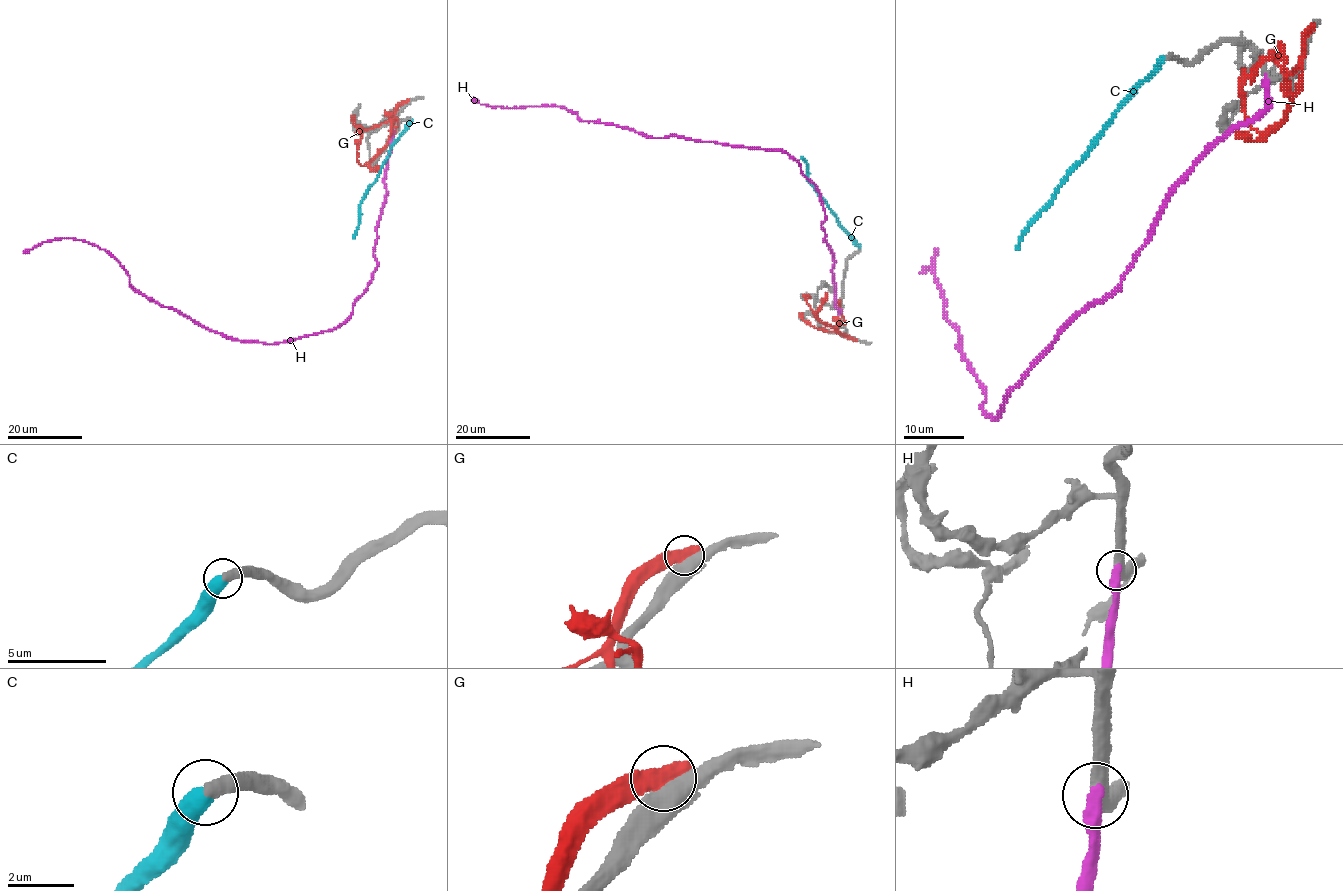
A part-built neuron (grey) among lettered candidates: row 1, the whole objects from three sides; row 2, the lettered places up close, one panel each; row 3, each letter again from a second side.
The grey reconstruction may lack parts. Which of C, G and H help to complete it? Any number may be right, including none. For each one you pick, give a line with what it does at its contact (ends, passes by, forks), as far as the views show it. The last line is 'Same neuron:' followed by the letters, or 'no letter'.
C: it ends
Same neuron: C

